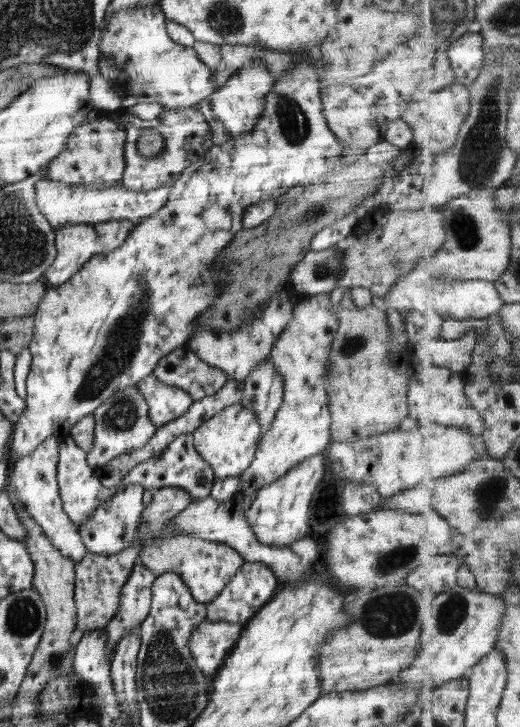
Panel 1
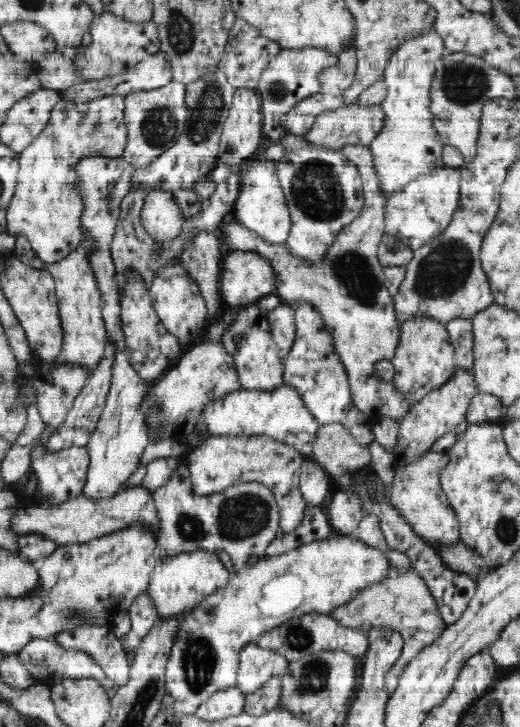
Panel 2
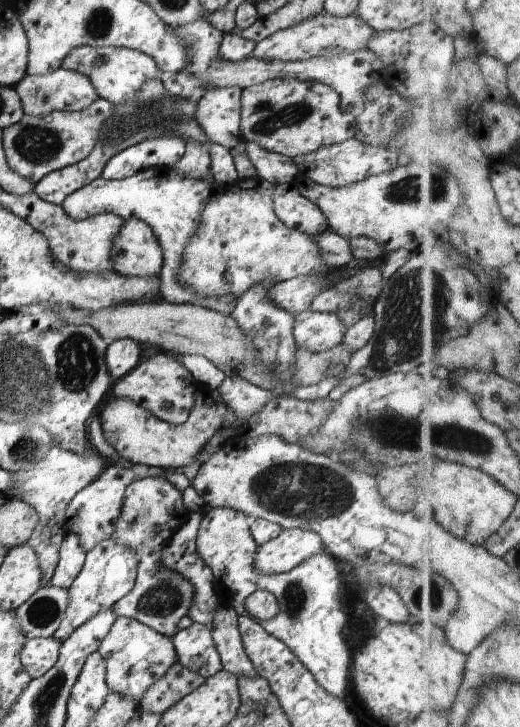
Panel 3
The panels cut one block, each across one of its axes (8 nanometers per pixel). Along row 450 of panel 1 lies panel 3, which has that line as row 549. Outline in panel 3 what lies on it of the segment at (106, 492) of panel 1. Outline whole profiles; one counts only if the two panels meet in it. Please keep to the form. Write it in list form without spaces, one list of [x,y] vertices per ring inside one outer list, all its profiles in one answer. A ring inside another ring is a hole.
[[[67,531],[59,548],[59,561],[49,586],[69,589],[80,574],[86,553],[77,534]]]

